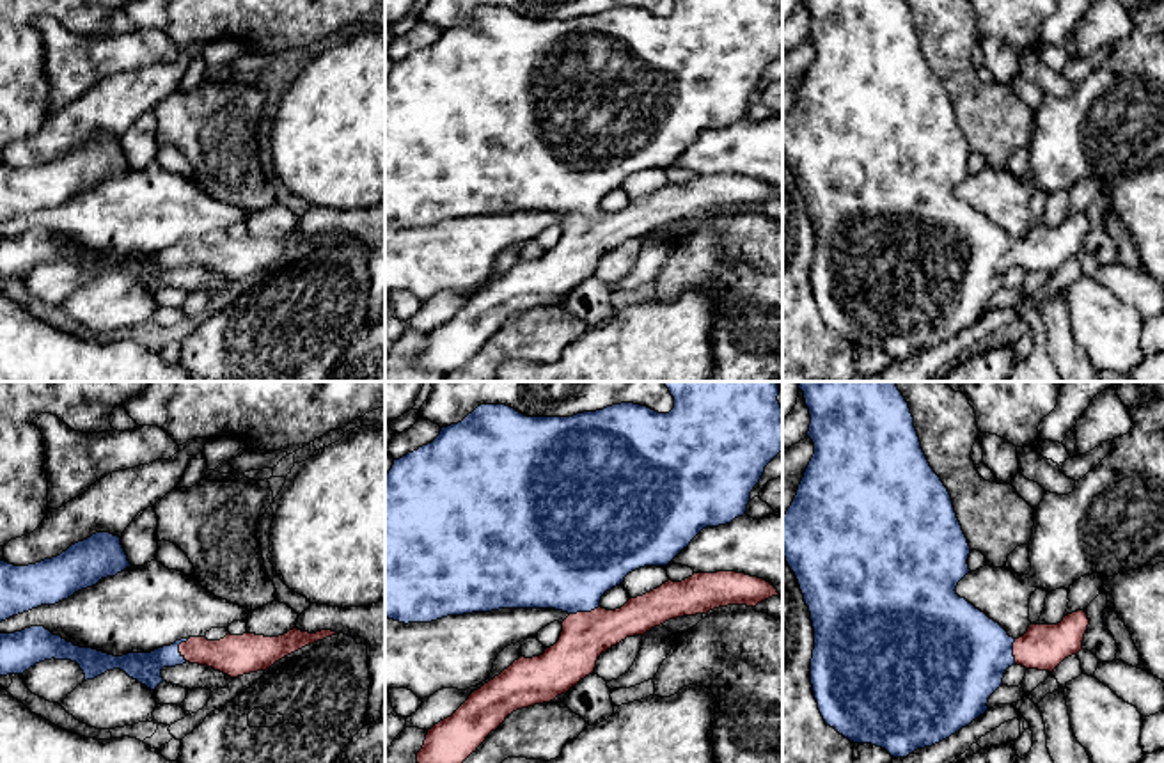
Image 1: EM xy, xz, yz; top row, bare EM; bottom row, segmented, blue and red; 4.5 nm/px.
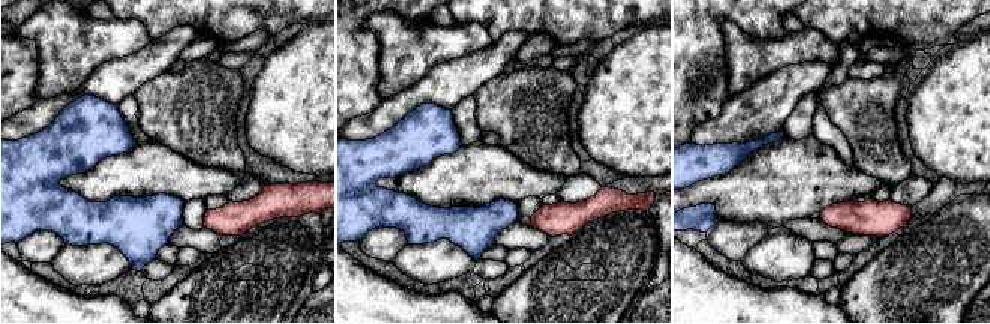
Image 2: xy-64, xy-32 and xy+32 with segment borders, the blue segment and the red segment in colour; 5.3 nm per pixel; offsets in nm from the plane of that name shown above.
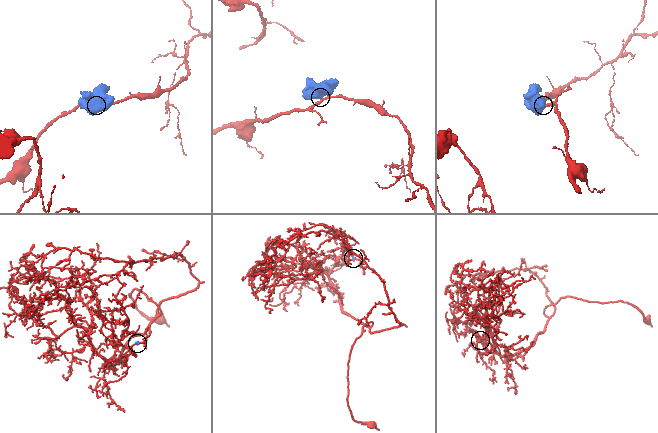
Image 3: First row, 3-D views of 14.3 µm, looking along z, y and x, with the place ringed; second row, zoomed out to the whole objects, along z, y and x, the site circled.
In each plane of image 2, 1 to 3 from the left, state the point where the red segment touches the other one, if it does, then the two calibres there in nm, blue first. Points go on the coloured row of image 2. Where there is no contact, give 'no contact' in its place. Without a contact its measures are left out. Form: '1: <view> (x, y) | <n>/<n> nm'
1: no contact
2: xy-32 (516, 218) | 240/20 nm
3: no contact

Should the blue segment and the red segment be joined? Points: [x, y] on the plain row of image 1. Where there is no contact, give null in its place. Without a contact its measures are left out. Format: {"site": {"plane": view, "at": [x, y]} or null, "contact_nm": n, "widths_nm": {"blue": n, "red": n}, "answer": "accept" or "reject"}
{"site": {"plane": "xy", "at": [178, 251]}, "contact_nm": 110, "widths_nm": {"blue": 140, "red": 180}, "answer": "accept"}

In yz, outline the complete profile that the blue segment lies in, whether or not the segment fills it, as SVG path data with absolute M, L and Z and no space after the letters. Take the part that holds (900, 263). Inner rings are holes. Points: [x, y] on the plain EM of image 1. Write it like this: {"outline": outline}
{"outline": "M804 0L809 11L811 27L807 39L814 46L814 57L804 75L797 98L783 119L783 154L788 169L795 176L804 204L809 209L814 231L814 252L811 261L811 287L818 312L827 328L853 346L871 346L885 351L893 360L907 360L917 351L932 350L962 330L969 328L988 309L988 300L1003 287L1008 270L1022 268L1052 275L1065 261L1082 252L1084 236L1089 222L1084 213L1072 215L1058 227L1029 227L1027 234L1013 241L1008 234L956 197L958 185L971 174L967 161L971 149L956 121L951 98L940 80L930 69L914 30L905 0Z"}

